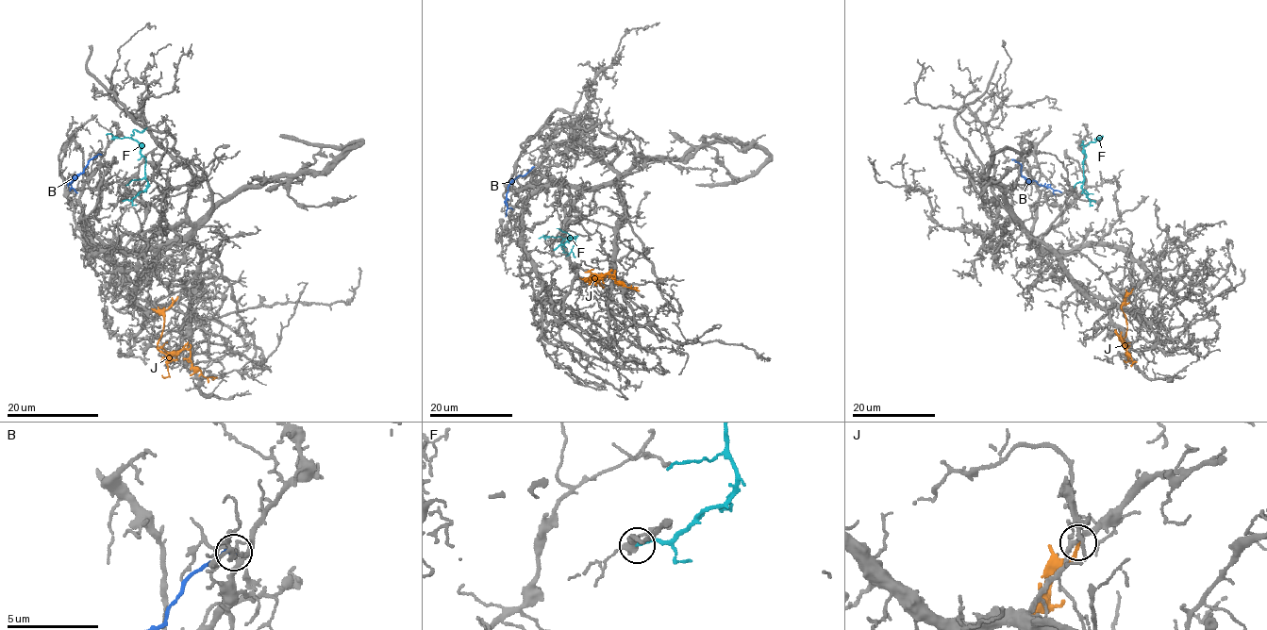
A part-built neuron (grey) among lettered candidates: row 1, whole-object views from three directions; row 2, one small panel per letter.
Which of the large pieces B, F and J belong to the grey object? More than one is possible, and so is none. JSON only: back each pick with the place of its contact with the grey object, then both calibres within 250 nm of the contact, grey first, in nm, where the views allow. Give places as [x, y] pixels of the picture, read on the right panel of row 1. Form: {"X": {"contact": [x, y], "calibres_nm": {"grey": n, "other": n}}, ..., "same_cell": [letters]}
{"same_cell": []}

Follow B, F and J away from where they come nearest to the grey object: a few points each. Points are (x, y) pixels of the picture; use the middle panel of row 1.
B: (533, 166), (510, 183), (505, 217)
F: (553, 249), (576, 237), (570, 240), (566, 238), (561, 241), (562, 252), (572, 252), (575, 257)
J: (603, 287), (591, 276), (589, 281), (586, 280), (612, 275), (618, 281), (639, 290)

